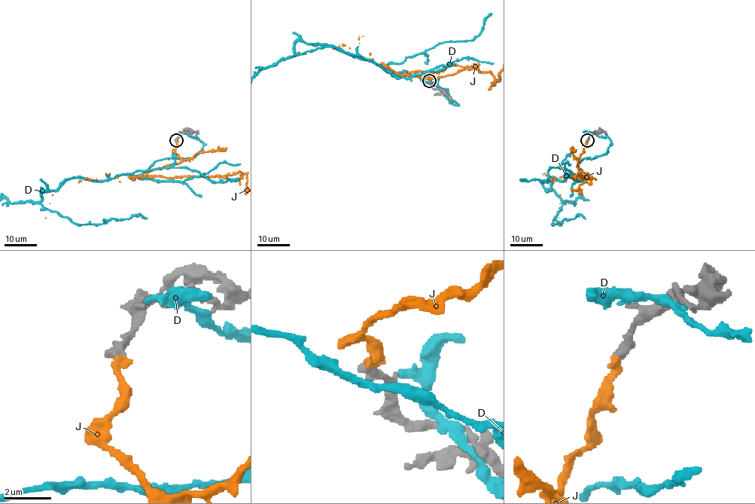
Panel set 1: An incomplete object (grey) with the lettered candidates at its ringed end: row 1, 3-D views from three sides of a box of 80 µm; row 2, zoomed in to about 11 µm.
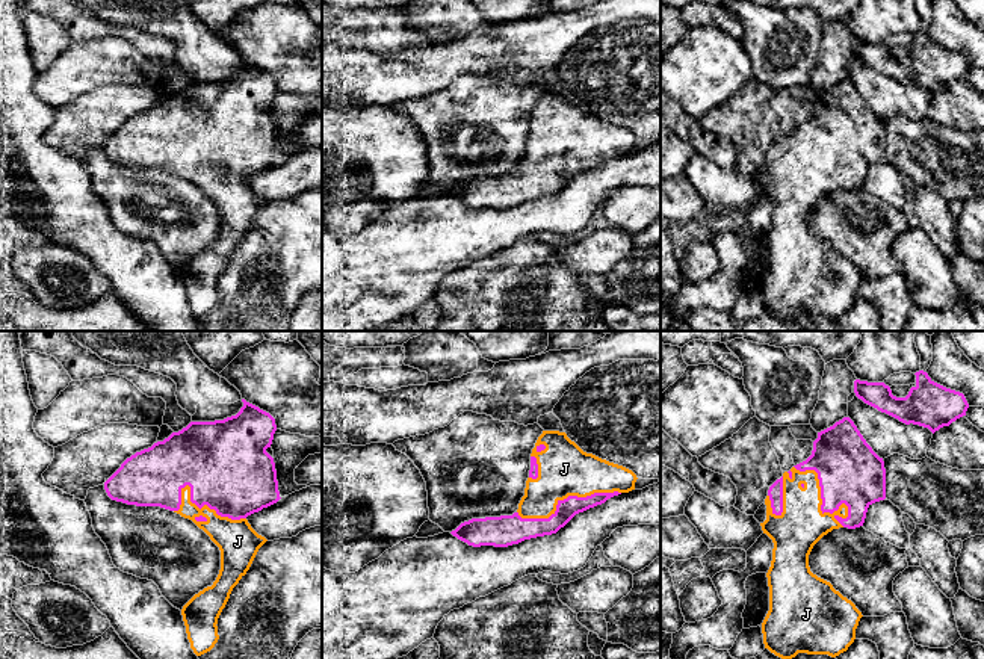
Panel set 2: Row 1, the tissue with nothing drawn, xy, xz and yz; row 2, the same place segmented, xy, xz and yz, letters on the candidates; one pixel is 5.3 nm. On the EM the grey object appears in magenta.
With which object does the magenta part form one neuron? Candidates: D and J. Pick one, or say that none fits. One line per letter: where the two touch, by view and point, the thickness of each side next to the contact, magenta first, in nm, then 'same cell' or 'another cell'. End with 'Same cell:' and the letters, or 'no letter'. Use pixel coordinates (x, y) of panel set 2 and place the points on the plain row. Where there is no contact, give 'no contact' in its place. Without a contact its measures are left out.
D: no contact | another cell
J: yz (821, 153) | 340/240 nm | same cell
Same cell: J

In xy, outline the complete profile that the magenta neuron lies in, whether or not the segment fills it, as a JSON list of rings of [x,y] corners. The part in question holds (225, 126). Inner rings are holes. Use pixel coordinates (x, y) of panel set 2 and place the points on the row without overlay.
[[[242,60],[243,68],[236,77],[215,83],[190,83],[163,103],[136,113],[104,144],[112,162],[136,168],[160,168],[192,181],[221,212],[221,231],[212,248],[195,255],[181,271],[190,310],[196,317],[210,313],[219,301],[218,280],[233,249],[249,231],[258,210],[268,203],[258,196],[246,178],[277,165],[280,159],[274,119],[266,113],[277,92],[275,80],[258,68]]]

